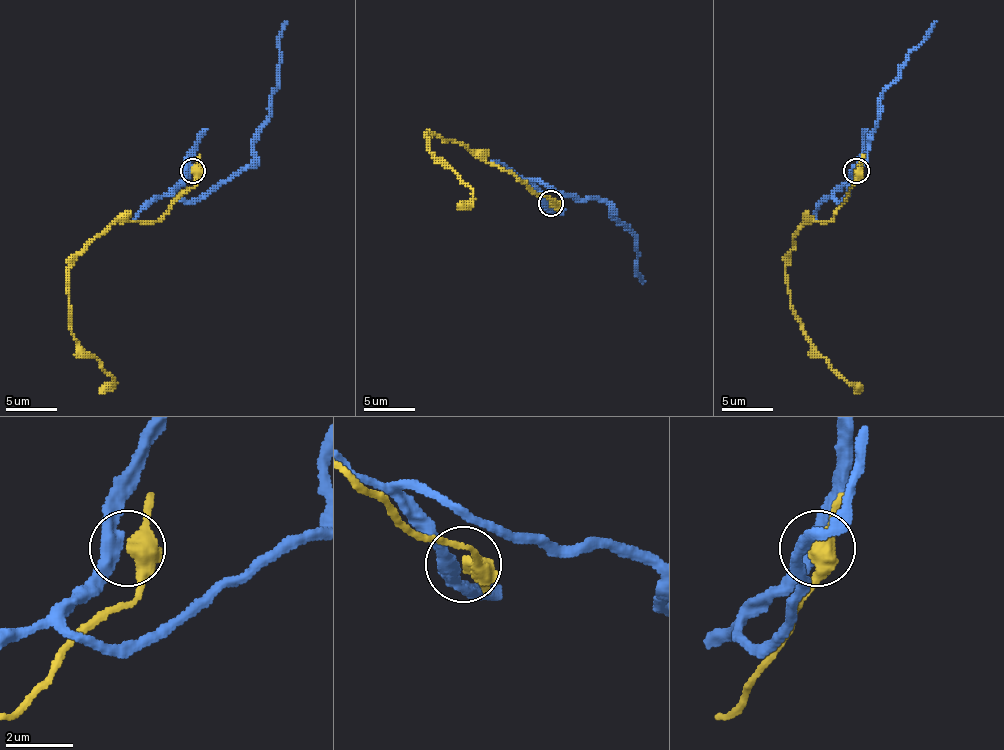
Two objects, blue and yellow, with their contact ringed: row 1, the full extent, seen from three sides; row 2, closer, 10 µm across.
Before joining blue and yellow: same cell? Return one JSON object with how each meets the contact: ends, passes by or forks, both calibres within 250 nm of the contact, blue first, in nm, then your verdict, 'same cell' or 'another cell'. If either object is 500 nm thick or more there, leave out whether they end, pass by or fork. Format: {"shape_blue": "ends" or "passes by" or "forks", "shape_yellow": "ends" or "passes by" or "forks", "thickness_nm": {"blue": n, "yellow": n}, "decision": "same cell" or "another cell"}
{"shape_blue": "passes by", "shape_yellow": "passes by", "thickness_nm": {"blue": 400, "yellow": 480}, "decision": "another cell"}

